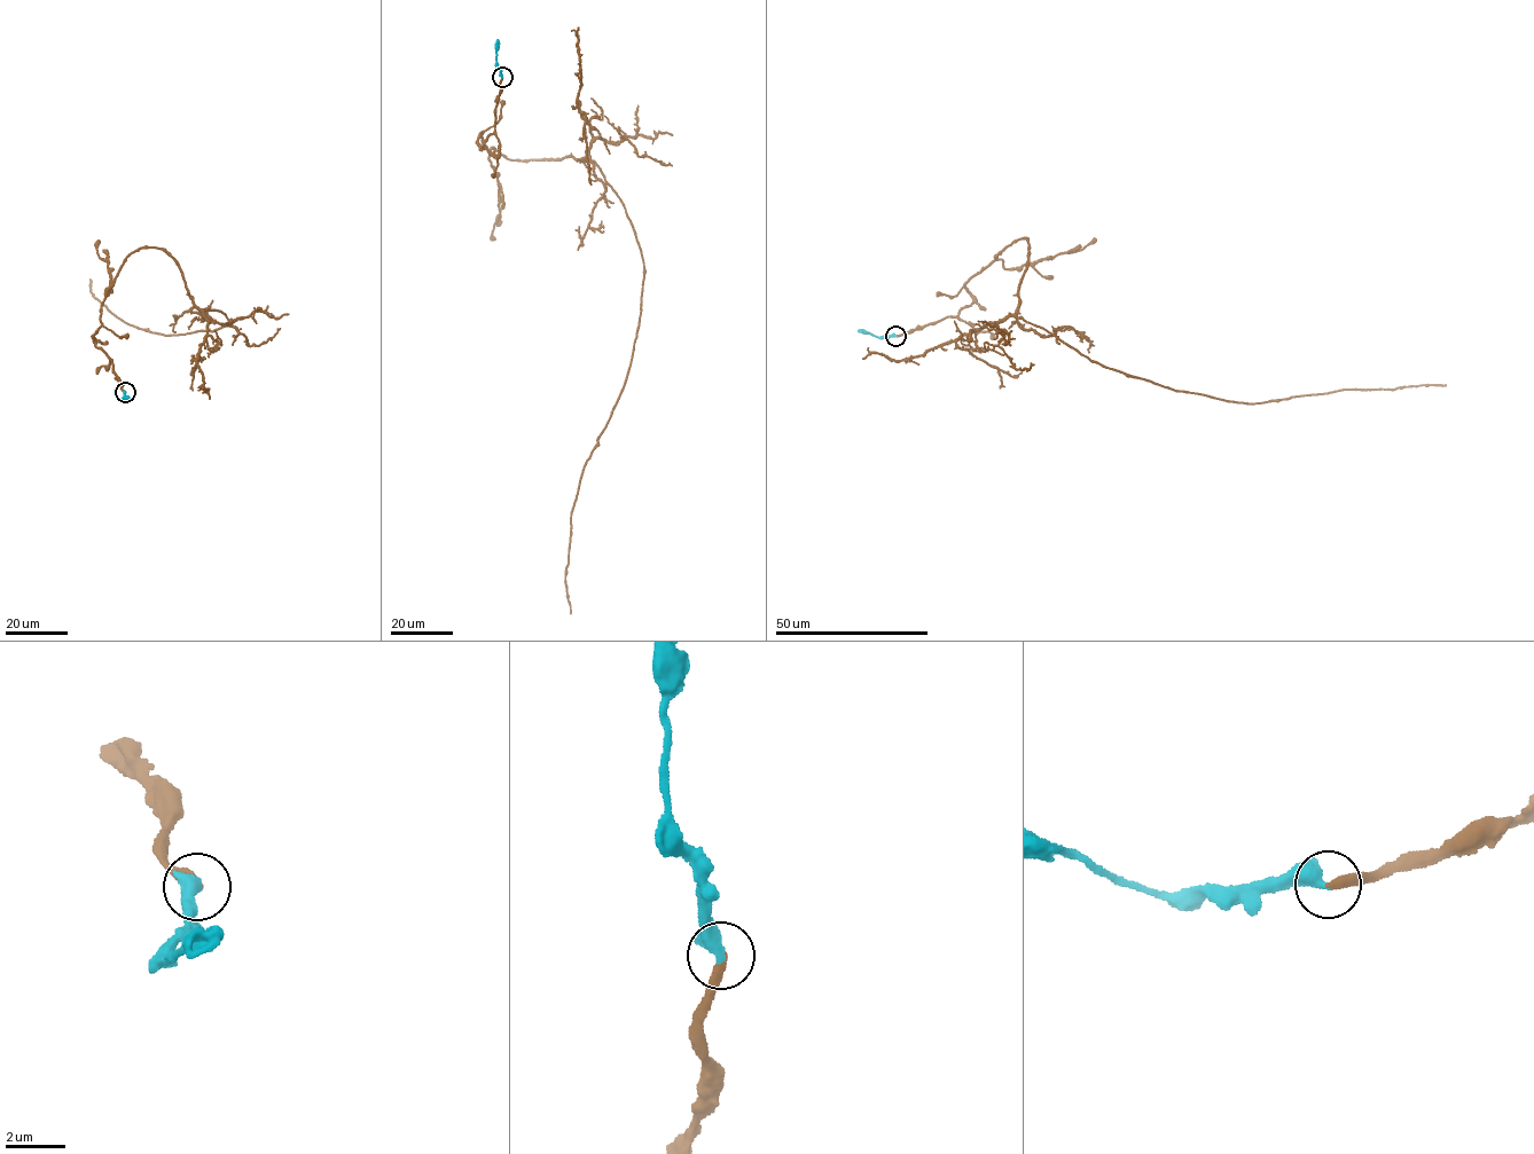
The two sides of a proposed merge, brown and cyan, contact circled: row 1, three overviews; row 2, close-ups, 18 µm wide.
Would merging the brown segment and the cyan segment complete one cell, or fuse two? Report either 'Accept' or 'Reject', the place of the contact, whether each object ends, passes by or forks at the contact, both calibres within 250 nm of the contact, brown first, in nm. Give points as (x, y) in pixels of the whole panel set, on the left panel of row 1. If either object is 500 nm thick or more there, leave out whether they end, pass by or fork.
Accept. Place: (125, 392). Thickness 320 nm (brown) against 500 nm

